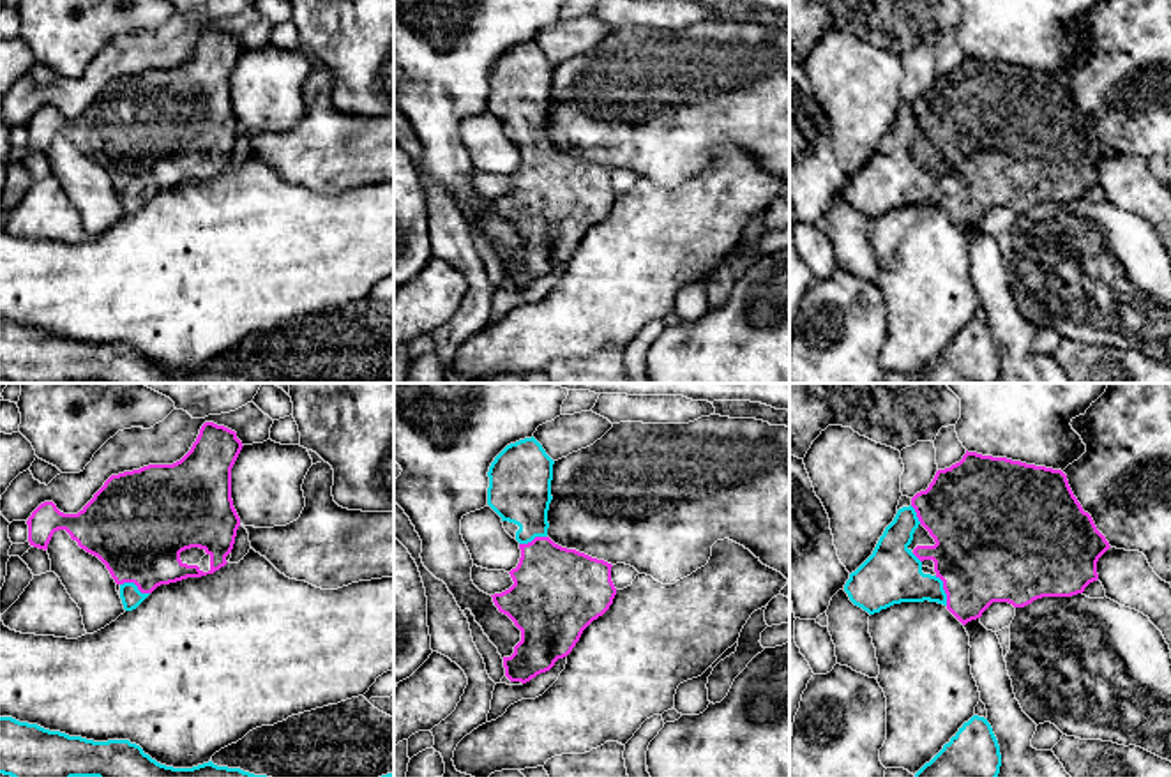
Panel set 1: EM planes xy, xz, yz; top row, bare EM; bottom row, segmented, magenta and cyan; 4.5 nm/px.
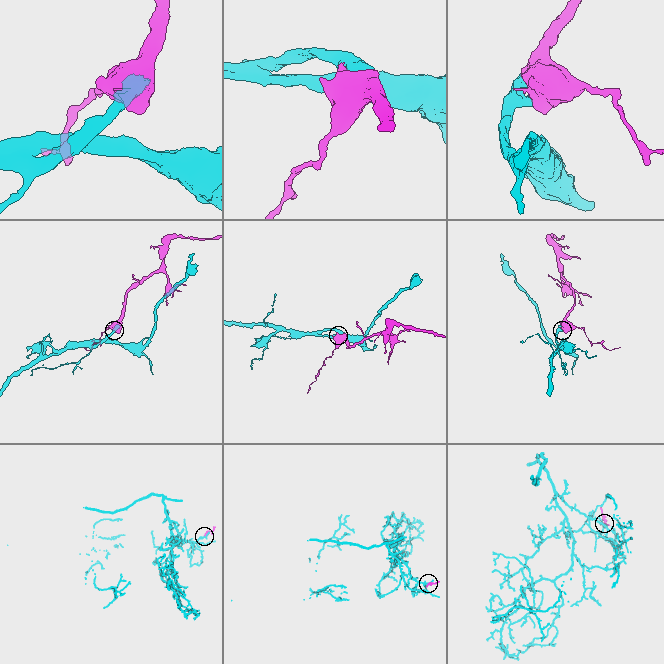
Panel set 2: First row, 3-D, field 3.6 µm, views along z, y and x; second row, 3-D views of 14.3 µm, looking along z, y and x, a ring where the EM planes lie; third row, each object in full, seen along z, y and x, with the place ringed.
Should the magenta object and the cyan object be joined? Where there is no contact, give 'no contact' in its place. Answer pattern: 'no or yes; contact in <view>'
yes; contact in xy

